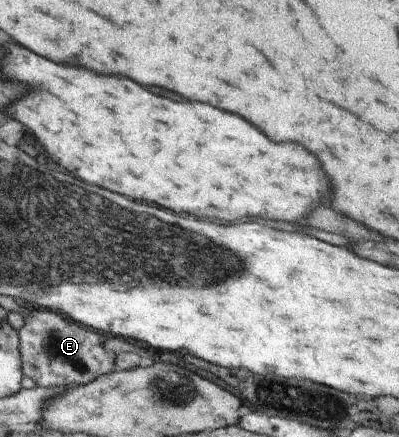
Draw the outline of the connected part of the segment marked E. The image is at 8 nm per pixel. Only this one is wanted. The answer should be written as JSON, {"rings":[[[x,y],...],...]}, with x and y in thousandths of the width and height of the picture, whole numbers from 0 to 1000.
{"rings":[[[75,709],[60,730],[60,746],[48,755],[45,808],[50,849],[60,863],[78,865],[98,888],[155,886],[175,888],[233,872],[248,860],[291,849],[286,805],[266,805],[258,794],[261,769],[201,741],[175,737],[143,714],[118,709]]]}

